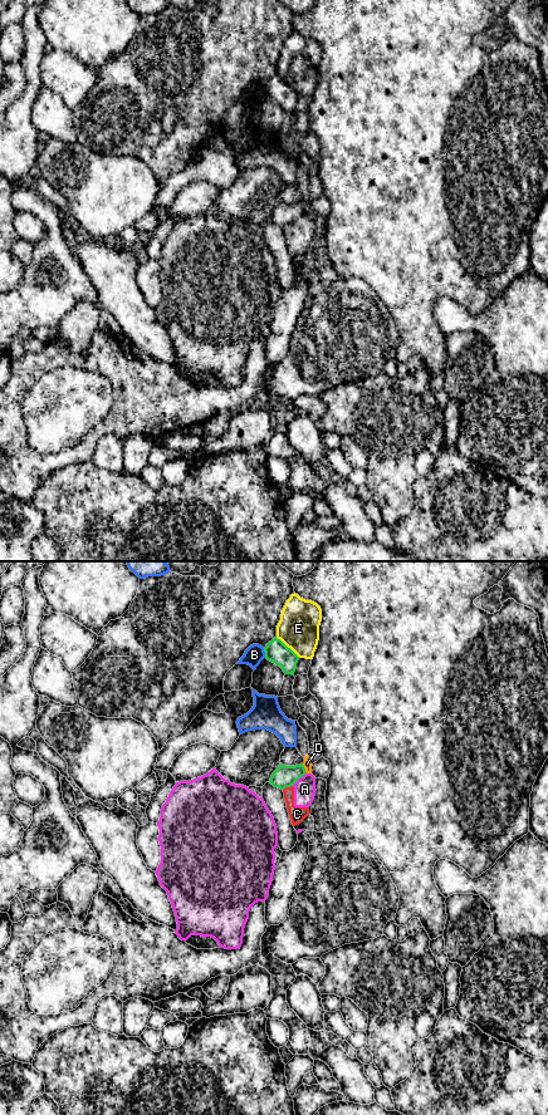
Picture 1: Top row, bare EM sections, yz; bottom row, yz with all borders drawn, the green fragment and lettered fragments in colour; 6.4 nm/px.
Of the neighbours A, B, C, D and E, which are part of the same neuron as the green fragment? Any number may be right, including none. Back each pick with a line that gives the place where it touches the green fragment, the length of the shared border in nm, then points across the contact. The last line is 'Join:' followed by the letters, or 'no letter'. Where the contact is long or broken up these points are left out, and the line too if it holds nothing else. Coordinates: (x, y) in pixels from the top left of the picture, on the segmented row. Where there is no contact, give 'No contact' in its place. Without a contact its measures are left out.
Join: no letter

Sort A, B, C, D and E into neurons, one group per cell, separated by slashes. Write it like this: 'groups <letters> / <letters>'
groups A C / B / D / E

